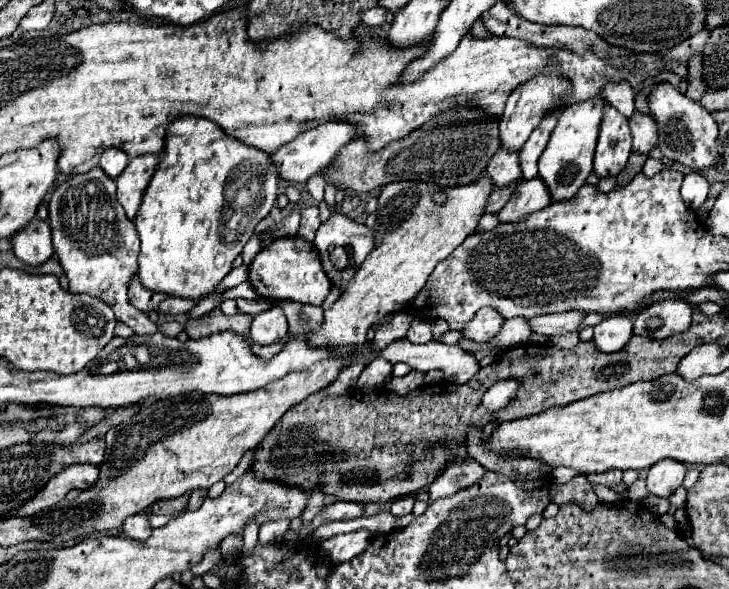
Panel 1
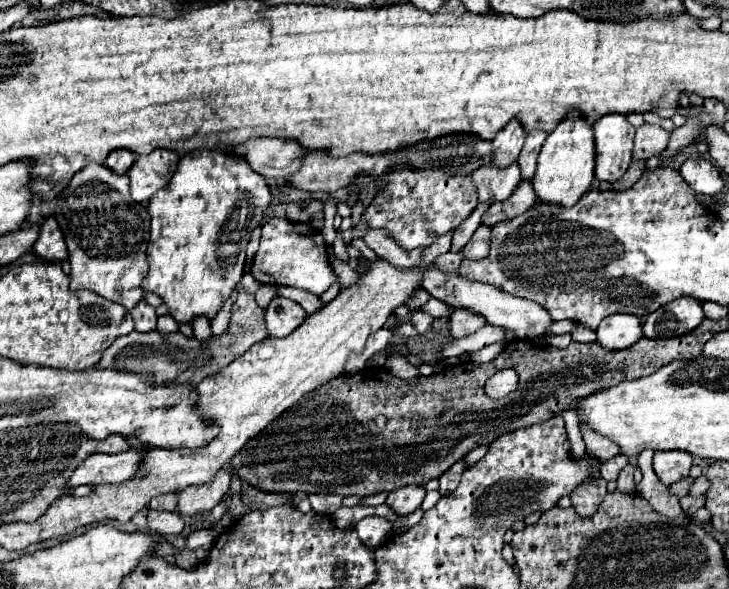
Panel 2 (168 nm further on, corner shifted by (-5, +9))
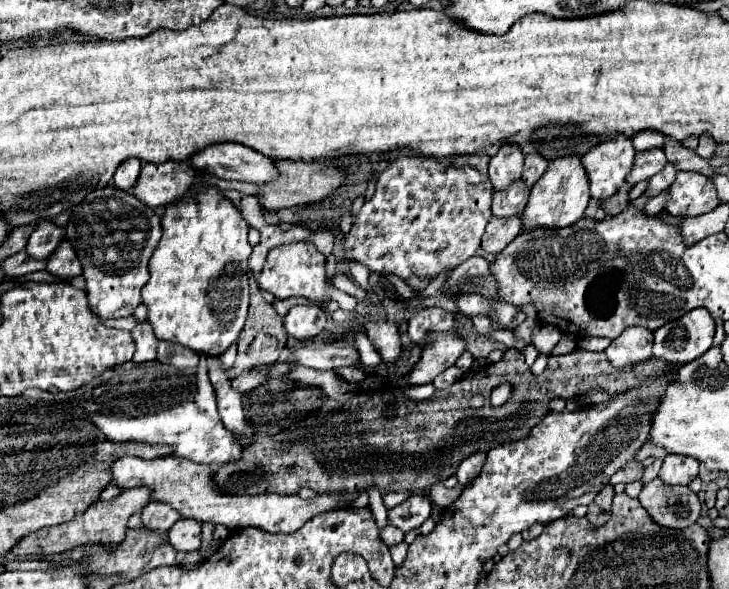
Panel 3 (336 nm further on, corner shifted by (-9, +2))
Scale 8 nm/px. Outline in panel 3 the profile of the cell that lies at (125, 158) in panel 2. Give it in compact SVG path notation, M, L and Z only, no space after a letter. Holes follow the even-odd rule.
M129 158L125 160L115 176L113 176L113 184L119 188L119 190L131 190L139 178L139 172L141 172L141 160L139 158Z

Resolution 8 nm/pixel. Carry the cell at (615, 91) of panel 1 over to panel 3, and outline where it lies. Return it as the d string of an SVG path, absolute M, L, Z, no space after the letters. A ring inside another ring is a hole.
M639 132L633 138L633 146L639 152L653 150L653 148L663 148L665 146L665 136L657 134L657 132Z

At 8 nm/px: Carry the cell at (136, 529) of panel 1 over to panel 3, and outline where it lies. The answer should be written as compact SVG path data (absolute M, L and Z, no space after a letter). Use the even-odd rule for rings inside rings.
M177 520L167 532L167 540L175 550L193 552L201 548L201 524L197 520Z

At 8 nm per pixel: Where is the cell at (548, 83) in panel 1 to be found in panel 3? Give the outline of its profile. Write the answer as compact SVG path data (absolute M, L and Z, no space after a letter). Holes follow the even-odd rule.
M501 146L501 150L491 156L489 160L489 178L493 184L493 190L505 190L511 182L521 178L521 168L523 168L523 154L519 146Z

